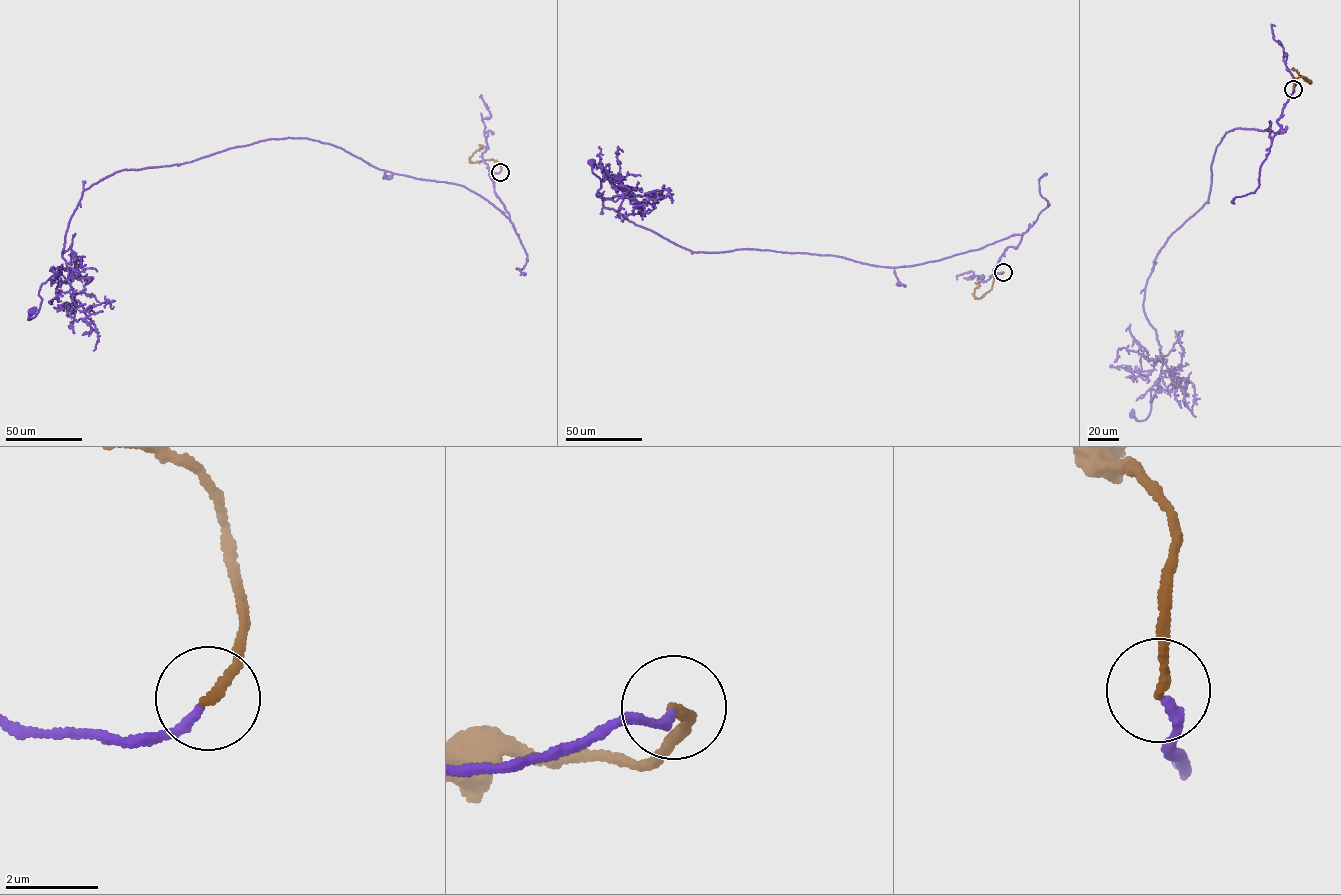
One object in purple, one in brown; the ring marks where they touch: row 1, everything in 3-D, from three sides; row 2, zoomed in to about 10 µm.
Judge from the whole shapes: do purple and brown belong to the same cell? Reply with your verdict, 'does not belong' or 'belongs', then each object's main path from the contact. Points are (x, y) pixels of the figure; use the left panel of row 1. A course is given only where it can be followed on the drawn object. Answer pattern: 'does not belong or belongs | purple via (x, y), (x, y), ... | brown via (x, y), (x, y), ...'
belongs | purple via (500, 172), (509, 217), (307, 138), (122, 169), (83, 191), (70, 281), (32, 311) | brown via (500, 172), (501, 166), (492, 159), (471, 162), (470, 157), (482, 148), (479, 145)

